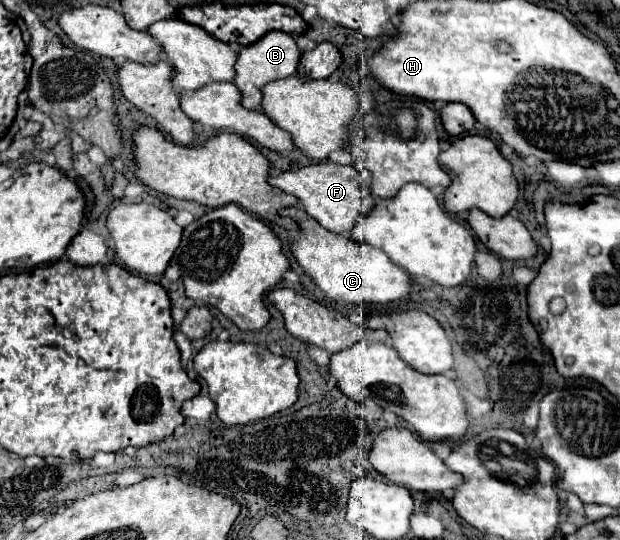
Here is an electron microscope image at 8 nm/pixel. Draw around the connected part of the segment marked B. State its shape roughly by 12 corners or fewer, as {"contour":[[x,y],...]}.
{"contour":[[268,32],[238,52],[234,84],[244,108],[260,88],[296,74],[300,50],[286,32]]}

